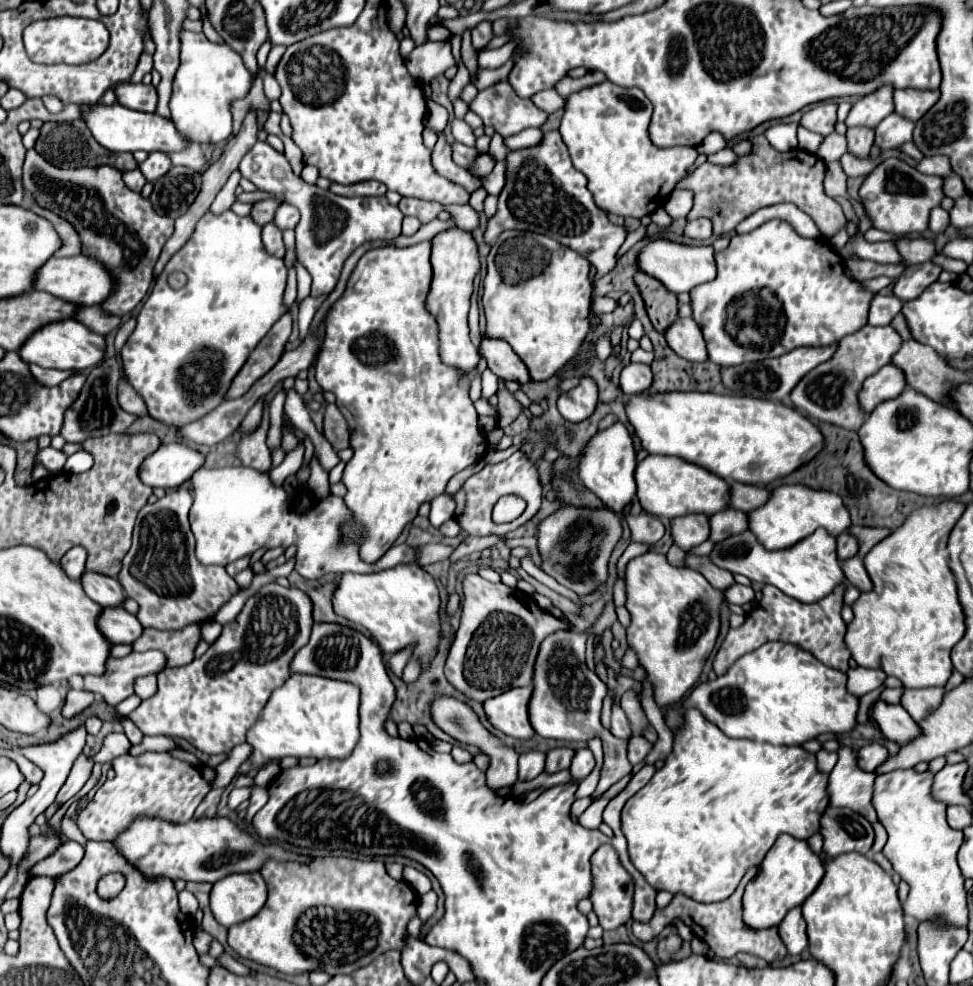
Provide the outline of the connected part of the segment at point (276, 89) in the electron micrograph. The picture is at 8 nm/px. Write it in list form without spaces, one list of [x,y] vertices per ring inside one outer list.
[[[259,69],[258,75],[263,80],[263,89],[268,100],[278,100],[281,96],[281,88],[274,76],[270,75],[267,70],[263,69]]]

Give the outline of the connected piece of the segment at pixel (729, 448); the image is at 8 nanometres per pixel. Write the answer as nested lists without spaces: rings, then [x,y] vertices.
[[[698,391],[638,393],[628,397],[626,415],[648,453],[676,455],[732,483],[766,485],[820,451],[820,431],[796,409],[752,397]]]

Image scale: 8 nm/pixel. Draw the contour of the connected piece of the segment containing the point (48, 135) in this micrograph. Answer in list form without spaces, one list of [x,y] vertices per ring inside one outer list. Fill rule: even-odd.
[[[76,119],[72,123],[44,123],[40,129],[40,135],[36,139],[36,147],[34,147],[40,155],[44,155],[44,159],[48,159],[48,163],[56,165],[56,167],[94,167],[94,165],[112,165],[118,167],[118,171],[132,171],[138,167],[136,159],[132,157],[132,153],[112,153],[104,147],[100,147],[88,127]]]

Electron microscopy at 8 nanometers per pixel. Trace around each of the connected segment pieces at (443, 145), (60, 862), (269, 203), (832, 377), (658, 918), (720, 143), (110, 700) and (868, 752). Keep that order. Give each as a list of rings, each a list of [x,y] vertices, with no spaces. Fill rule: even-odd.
[[[440,135],[434,151],[432,151],[432,167],[448,181],[456,183],[456,185],[462,185],[468,193],[474,193],[476,189],[482,187],[482,181],[472,177],[464,167],[456,165],[452,161],[452,151],[450,151],[450,143]]]
[[[64,839],[64,843],[52,853],[52,857],[36,863],[32,867],[32,877],[40,877],[40,875],[48,875],[48,877],[56,877],[62,875],[64,871],[74,869],[84,857],[84,845]]]
[[[266,199],[266,201],[258,201],[258,203],[254,203],[252,219],[254,219],[260,227],[264,227],[266,223],[272,223],[278,205],[280,205],[280,203],[276,203],[276,199]]]
[[[866,325],[852,335],[846,335],[844,339],[840,339],[840,347],[836,355],[826,363],[818,365],[816,369],[812,369],[808,375],[804,375],[800,383],[792,389],[790,393],[792,403],[798,409],[804,409],[808,417],[814,417],[826,423],[836,423],[838,427],[856,431],[866,419],[866,413],[862,413],[856,401],[856,395],[864,379],[880,371],[888,363],[888,359],[900,349],[900,343],[902,343],[900,335],[896,335],[896,331],[892,331],[890,325],[886,327]]]
[[[752,867],[744,877],[742,877],[742,883],[738,885],[738,889],[724,901],[720,903],[698,903],[698,901],[692,901],[688,899],[686,895],[674,895],[674,899],[670,901],[670,905],[666,905],[664,909],[656,909],[654,917],[646,923],[640,923],[640,921],[634,921],[632,923],[632,933],[636,939],[640,941],[650,941],[654,939],[666,925],[670,925],[670,921],[676,917],[680,917],[696,937],[704,939],[708,943],[708,947],[712,949],[712,953],[720,959],[724,957],[734,957],[736,953],[744,951],[744,953],[750,953],[750,955],[756,955],[756,957],[762,957],[764,961],[768,963],[774,963],[774,961],[782,961],[786,957],[786,947],[784,943],[780,941],[778,937],[778,929],[770,927],[768,931],[752,931],[750,927],[744,927],[744,921],[740,919],[742,915],[742,893],[744,893],[744,885],[758,873],[758,867]]]
[[[710,133],[698,147],[696,147],[696,151],[700,153],[700,155],[710,155],[710,153],[716,153],[716,151],[720,151],[720,149],[724,149],[726,147],[726,141],[724,141],[724,137],[720,135],[720,133]]]
[[[162,651],[130,653],[122,659],[110,657],[106,661],[104,675],[84,677],[84,691],[102,695],[108,705],[118,705],[120,701],[124,701],[134,693],[136,677],[158,673],[164,669],[164,663],[166,659]]]
[[[870,743],[864,745],[862,749],[856,751],[856,759],[858,759],[858,767],[864,771],[876,771],[876,767],[880,763],[884,763],[884,759],[888,759],[888,751],[884,745],[878,743]]]

